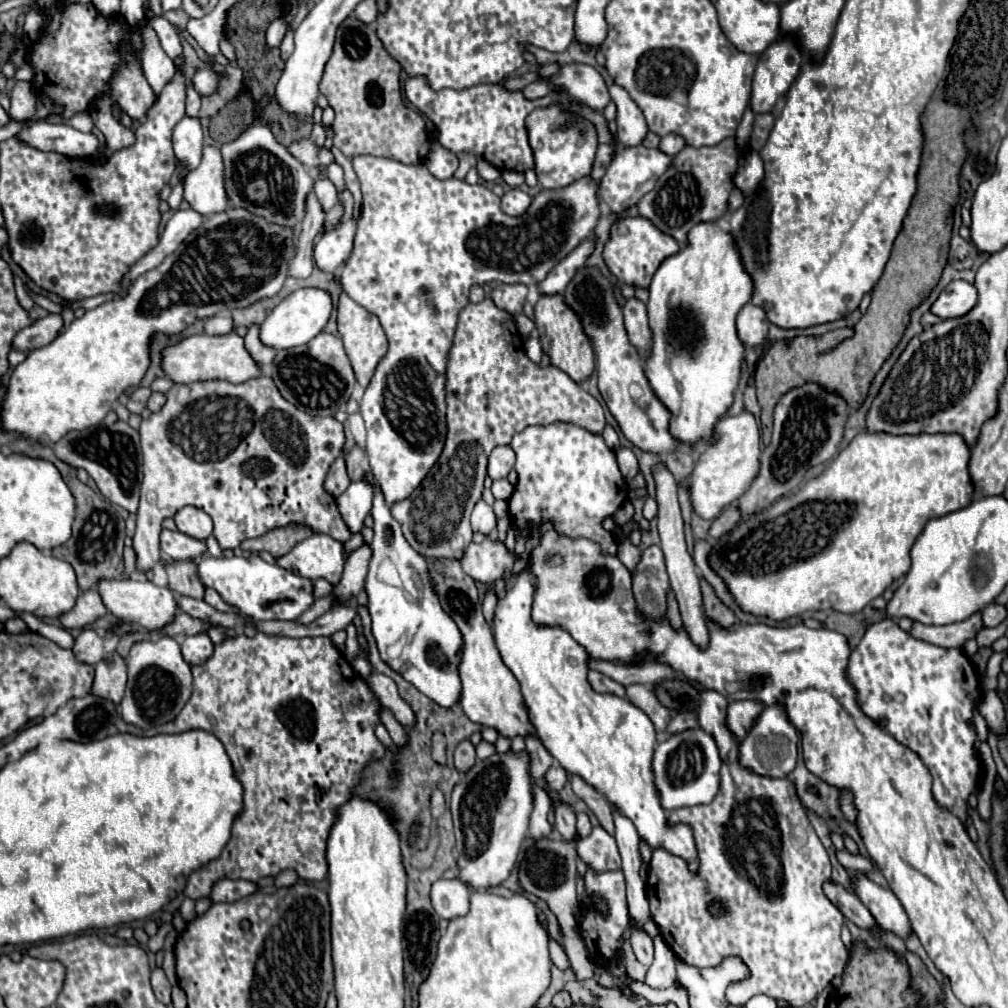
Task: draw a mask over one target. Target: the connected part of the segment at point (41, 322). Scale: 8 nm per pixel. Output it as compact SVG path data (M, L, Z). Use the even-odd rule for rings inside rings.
M49 313L45 319L37 319L31 327L19 331L13 347L21 351L33 351L45 347L55 339L55 335L59 335L61 329L63 329L63 317L57 313Z

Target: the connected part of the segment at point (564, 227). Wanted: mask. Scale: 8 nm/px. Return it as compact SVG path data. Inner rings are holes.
M359 155L355 159L351 159L353 163L353 169L361 181L361 193L363 193L363 211L361 211L361 217L357 221L357 235L355 235L355 249L349 257L349 261L341 267L339 275L341 275L341 285L343 285L343 291L353 299L357 301L361 307L365 307L369 313L377 315L379 317L379 323L389 339L389 351L387 355L381 359L381 363L377 365L377 371L363 395L363 401L359 403L359 411L363 415L363 421L365 421L365 427L367 427L367 443L365 443L365 451L367 451L367 459L369 459L369 469L375 477L375 483L379 485L379 491L383 493L385 497L385 503L391 507L393 503L405 499L407 495L411 495L411 491L423 481L423 477L429 473L429 469L435 465L435 461L439 459L441 451L443 451L443 443L445 443L445 435L447 435L447 425L445 425L445 363L447 363L447 351L451 347L451 339L453 339L453 333L455 333L455 325L457 325L457 315L459 311L469 303L469 289L473 285L485 285L485 283L491 283L491 281L501 281L501 283L523 283L523 285L537 285L541 283L547 273L561 261L565 259L581 241L585 241L593 227L597 225L597 219L599 219L599 201L597 201L597 195L595 195L595 185L589 181L589 177L583 177L563 189L545 189L541 191L535 199L533 199L533 205L529 207L529 211L523 215L523 217L509 217L509 215L503 215L501 207L499 207L499 197L487 189L485 185L469 185L457 177L449 177L449 179L437 179L429 173L429 169L425 165L405 165L405 163L399 163L399 161L393 161L393 159L383 159L383 157L373 157L373 155ZM421 287L427 287L428 293L423 294L419 289ZM417 295L423 303L423 307L418 310L409 311L405 307L405 301L409 297ZM430 298L435 303L436 310L430 308Z

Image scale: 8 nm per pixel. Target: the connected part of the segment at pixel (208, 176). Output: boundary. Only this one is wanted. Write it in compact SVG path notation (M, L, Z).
M207 145L197 169L185 177L185 201L203 217L227 209L225 167L219 145Z

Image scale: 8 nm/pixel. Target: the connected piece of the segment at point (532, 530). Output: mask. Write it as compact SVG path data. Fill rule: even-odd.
M571 423L529 425L529 427L525 427L521 433L517 433L517 435L513 437L511 449L513 449L515 455L517 455L517 465L515 465L515 469L517 469L517 473L519 473L519 483L521 483L521 485L523 485L523 483L525 483L525 485L529 483L529 485L535 485L535 487L537 487L537 483L541 483L541 489L543 489L543 501L539 501L539 503L543 503L543 511L541 511L541 505L539 505L539 513L537 513L537 515L533 515L533 511L529 509L529 505L527 505L527 509L523 509L523 499L525 499L525 497L513 497L513 499L511 499L511 511L509 511L509 515L511 515L511 523L513 523L513 527L515 527L515 535L517 535L517 537L539 537L539 535L541 535L541 527L543 527L545 523L553 523L553 529L555 529L561 537L569 537L569 539L581 539L581 537L585 537L585 539L595 541L595 543L601 547L601 553L603 553L603 555L617 555L617 541L615 541L615 537L613 537L609 531L603 529L603 521L605 521L607 517L611 517L611 515L621 507L621 503L625 501L625 497L627 497L627 483L625 483L625 479L623 479L621 473L619 473L615 453L605 445L603 437L601 437L601 435L591 435L589 431L583 431L581 427L575 427L575 425L571 425Z

